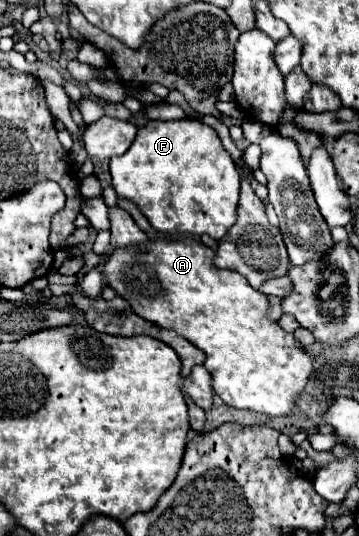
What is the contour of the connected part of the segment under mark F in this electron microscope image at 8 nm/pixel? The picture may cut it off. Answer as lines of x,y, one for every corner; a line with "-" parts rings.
190,118
146,122
138,128
128,152
110,160
110,174
118,196
136,202
162,234
208,234
220,240
234,224
240,174
216,130
204,122

